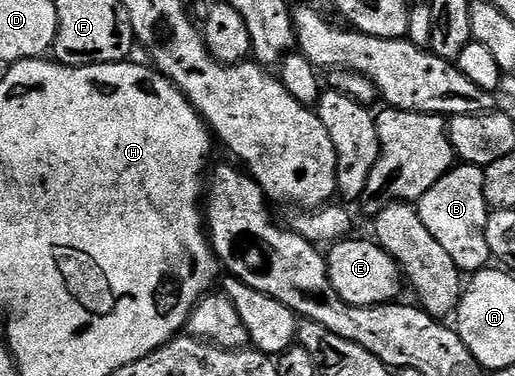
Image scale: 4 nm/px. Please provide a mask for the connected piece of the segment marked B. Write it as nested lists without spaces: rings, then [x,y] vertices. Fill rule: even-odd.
[[[468,165],[454,166],[448,171],[416,204],[419,217],[423,217],[423,225],[443,249],[447,249],[451,261],[455,261],[457,268],[463,273],[474,273],[488,268],[491,256],[487,249],[487,221],[491,209],[483,197],[484,170]]]

